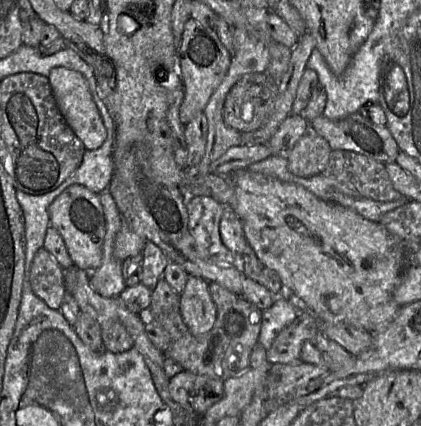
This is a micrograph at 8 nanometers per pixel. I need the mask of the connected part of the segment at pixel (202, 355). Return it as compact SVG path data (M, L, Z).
M209 282L208 288L217 310L216 321L208 333L193 335L180 310L156 315L154 319L169 335L169 346L163 352L165 357L175 360L187 371L225 381L250 368L250 355L260 333L262 310L216 282Z

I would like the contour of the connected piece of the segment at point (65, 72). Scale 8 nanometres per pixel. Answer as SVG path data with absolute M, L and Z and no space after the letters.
M54 67L48 80L60 113L85 149L99 148L106 138L106 129L83 75L65 67Z

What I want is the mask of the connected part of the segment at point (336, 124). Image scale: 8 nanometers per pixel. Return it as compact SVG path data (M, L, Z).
M359 111L339 120L331 120L323 114L310 122L310 129L323 137L333 150L348 150L372 158L380 163L396 162L399 153L398 145L388 128L376 125Z

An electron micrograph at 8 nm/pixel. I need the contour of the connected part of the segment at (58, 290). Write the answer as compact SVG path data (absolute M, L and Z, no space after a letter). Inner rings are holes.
M40 248L30 268L30 285L33 293L49 308L58 310L66 294L62 267L44 248Z

